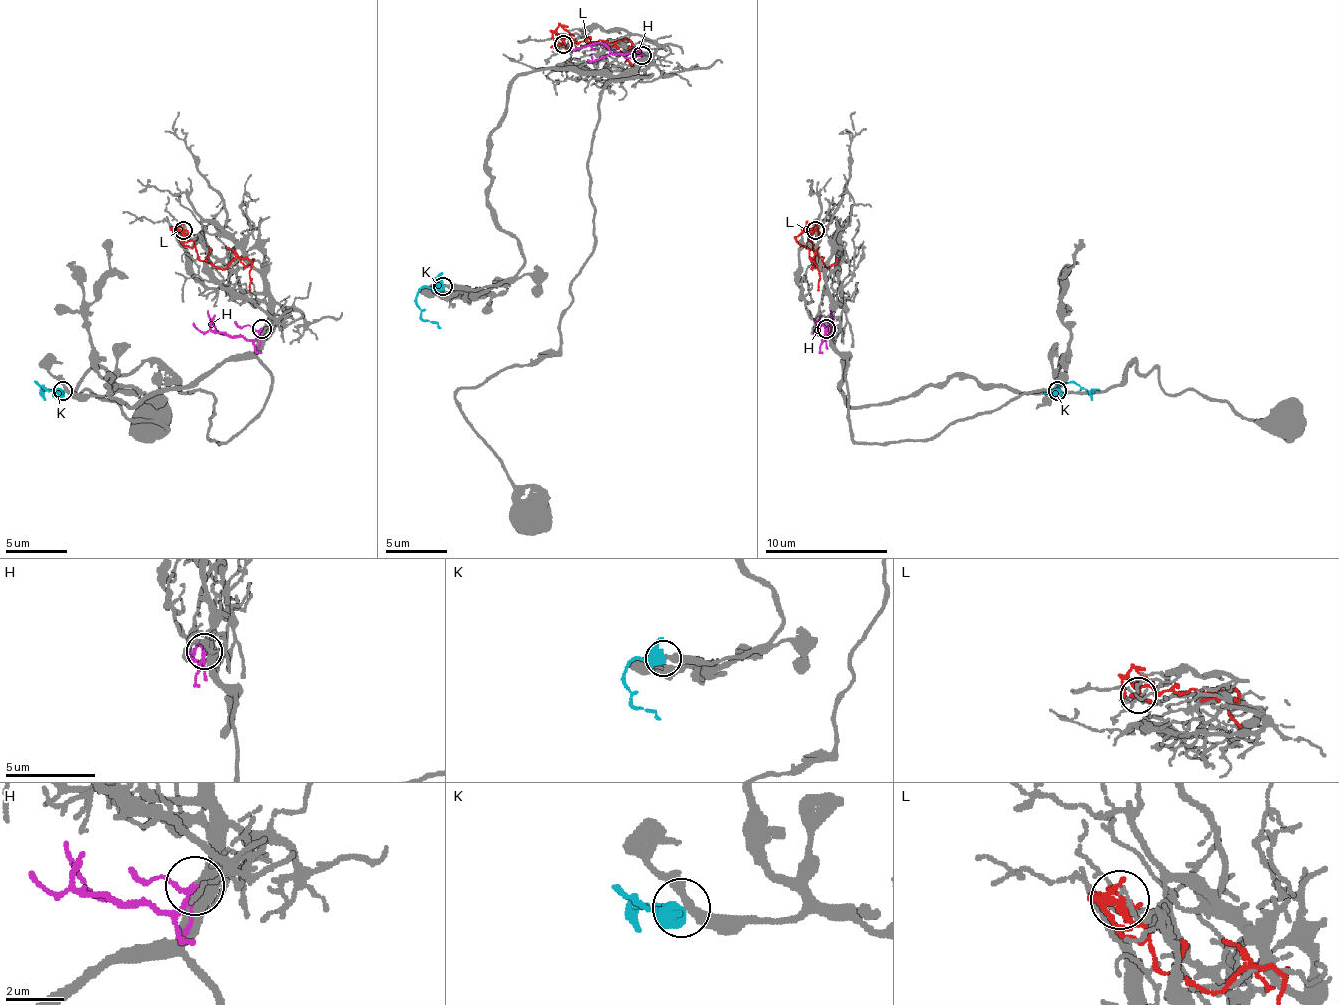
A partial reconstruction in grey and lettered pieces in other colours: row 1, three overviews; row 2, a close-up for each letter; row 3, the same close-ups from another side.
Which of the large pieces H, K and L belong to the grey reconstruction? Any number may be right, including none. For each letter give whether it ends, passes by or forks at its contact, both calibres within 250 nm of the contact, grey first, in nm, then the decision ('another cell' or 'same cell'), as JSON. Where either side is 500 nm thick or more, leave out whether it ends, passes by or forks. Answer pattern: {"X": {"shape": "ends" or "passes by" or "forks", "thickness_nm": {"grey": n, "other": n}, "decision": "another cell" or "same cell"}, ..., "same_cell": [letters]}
{"H": {"shape": "forks", "thickness_nm": {"grey": 360, "other": 120}, "decision": "same cell"}, "K": {"thickness_nm": {"grey": 320, "other": 500}, "decision": "another cell"}, "L": {"shape": "forks", "thickness_nm": {"grey": 120, "other": 170}, "decision": "another cell"}, "same_cell": ["H"]}

